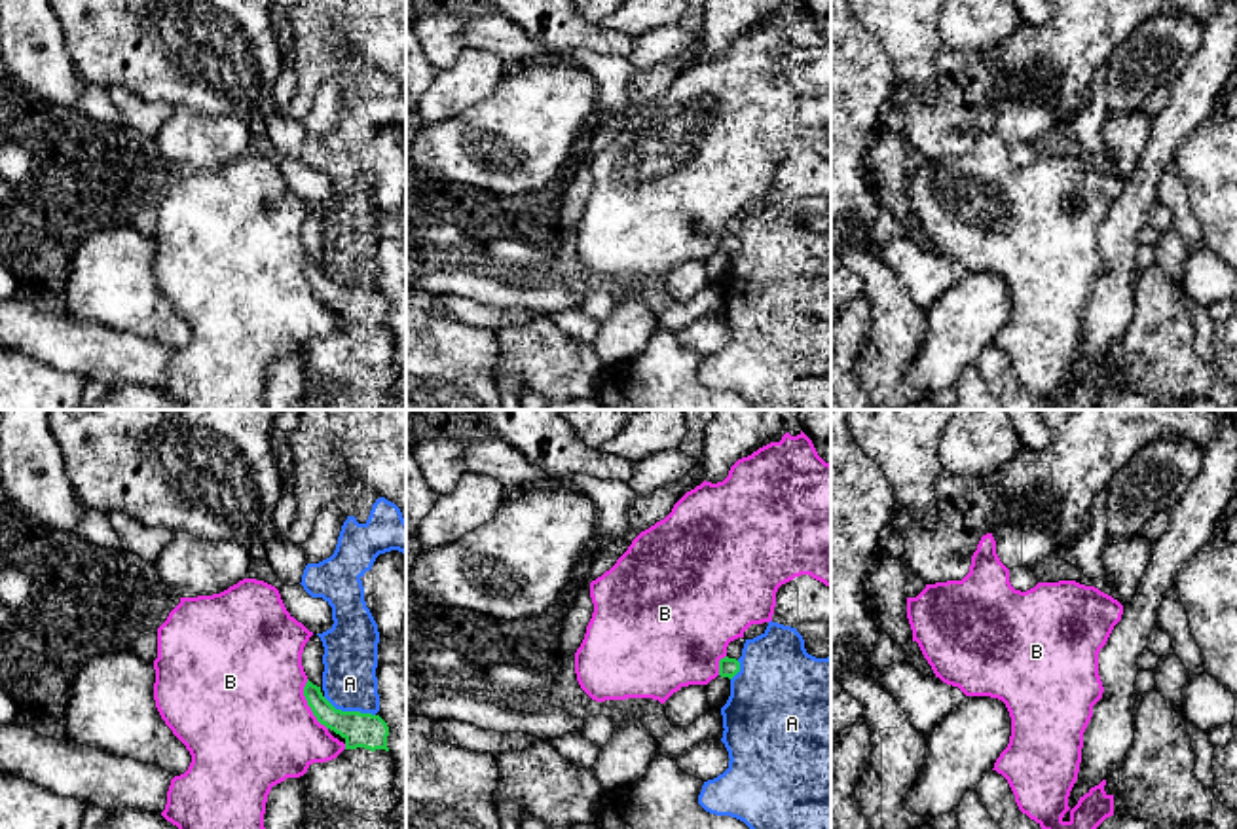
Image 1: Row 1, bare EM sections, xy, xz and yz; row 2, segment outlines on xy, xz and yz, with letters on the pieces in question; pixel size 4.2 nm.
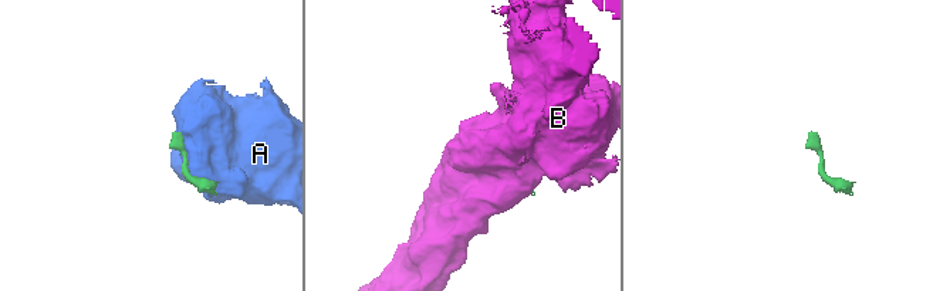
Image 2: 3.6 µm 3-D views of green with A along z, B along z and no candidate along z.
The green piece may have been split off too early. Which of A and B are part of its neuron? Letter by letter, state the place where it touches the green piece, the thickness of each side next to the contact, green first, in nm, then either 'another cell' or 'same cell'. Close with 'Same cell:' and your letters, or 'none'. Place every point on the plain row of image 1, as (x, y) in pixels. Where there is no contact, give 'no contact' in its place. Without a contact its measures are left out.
A: xy (350, 287) | 150/240 nm | another cell
B: xy (308, 279) | 140/500 nm | another cell
Same cell: none

